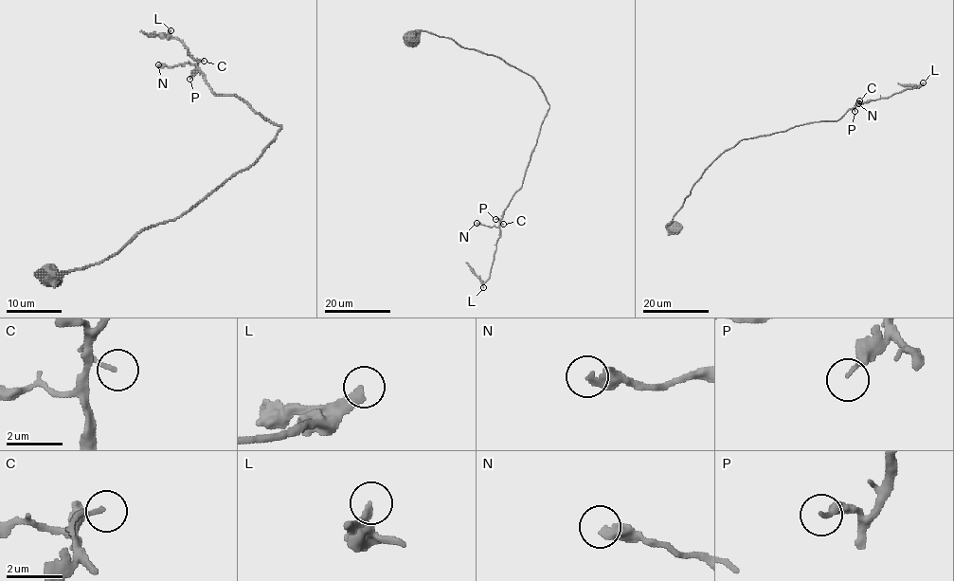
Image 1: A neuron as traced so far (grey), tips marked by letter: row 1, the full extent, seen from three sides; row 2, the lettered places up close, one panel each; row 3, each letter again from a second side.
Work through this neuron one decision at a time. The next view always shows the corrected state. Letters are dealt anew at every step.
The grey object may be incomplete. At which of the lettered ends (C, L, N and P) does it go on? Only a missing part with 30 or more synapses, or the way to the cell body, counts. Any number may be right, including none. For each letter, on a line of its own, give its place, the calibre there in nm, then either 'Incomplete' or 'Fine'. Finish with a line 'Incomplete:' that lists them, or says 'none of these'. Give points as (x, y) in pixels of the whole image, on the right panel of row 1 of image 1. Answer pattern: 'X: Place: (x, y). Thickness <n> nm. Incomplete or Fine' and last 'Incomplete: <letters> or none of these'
C: Place: (859, 100). Thickness 120 nm. Fine
L: Place: (923, 82). Thickness 280 nm. Incomplete
N: Place: (858, 103). Thickness 400 nm. Fine
P: Place: (854, 111). Thickness 200 nm. Fine
Incomplete: L

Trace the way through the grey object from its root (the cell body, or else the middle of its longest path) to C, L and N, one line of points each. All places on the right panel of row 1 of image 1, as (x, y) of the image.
C: (674, 226), (667, 226), (702, 173), (741, 140), (782, 132), (807, 123), (836, 120), (859, 100)
L: (674, 226), (667, 226), (702, 173), (741, 140), (807, 123), (836, 120), (860, 103), (887, 99), (923, 82)
N: (674, 226), (667, 226), (702, 173), (741, 140), (782, 132), (807, 123), (836, 120), (862, 103), (858, 103)

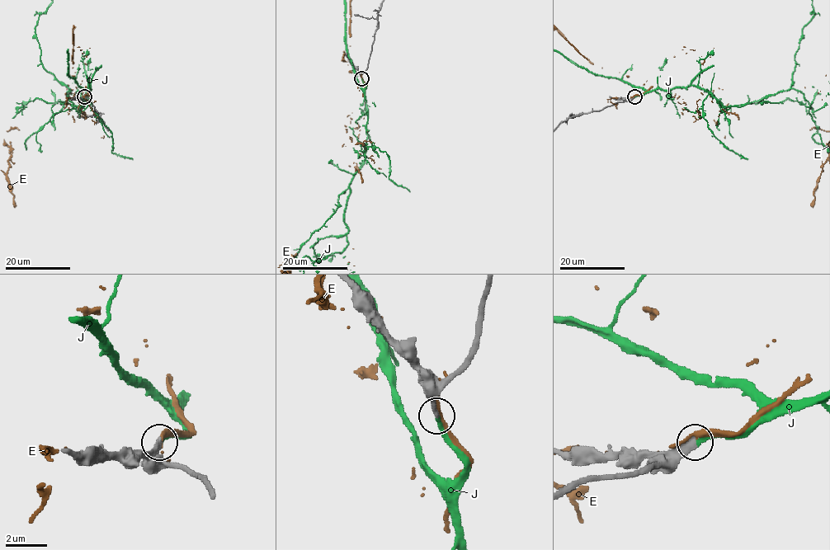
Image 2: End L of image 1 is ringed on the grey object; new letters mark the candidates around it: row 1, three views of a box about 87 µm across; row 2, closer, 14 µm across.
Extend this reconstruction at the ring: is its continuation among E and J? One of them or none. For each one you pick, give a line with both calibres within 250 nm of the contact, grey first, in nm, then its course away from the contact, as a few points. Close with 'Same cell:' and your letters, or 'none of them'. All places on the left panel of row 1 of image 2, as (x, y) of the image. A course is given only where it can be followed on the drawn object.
J: calibres 280 and 220 nm; course (84, 96), (90, 85), (82, 105), (72, 105), (70, 90), (42, 63), (36, 21)
Same cell: J

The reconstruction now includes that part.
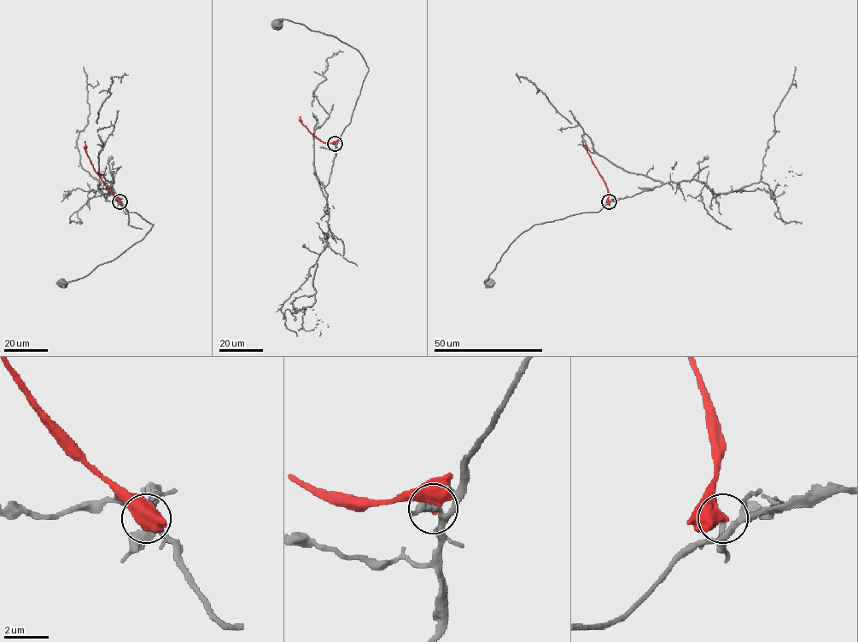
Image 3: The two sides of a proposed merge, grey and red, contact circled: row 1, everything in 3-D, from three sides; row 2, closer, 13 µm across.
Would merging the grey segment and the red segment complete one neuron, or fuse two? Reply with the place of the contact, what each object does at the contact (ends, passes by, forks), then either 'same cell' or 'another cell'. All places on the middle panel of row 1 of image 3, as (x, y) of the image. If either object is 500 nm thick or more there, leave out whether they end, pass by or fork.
at (335, 143); another cell

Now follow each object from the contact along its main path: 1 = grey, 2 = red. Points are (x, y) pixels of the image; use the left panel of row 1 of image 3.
1: (119, 201), (127, 212), (135, 212), (154, 224), (113, 259), (99, 264), (82, 277), (61, 283)
2: (119, 201), (95, 171), (86, 153), (84, 141)

